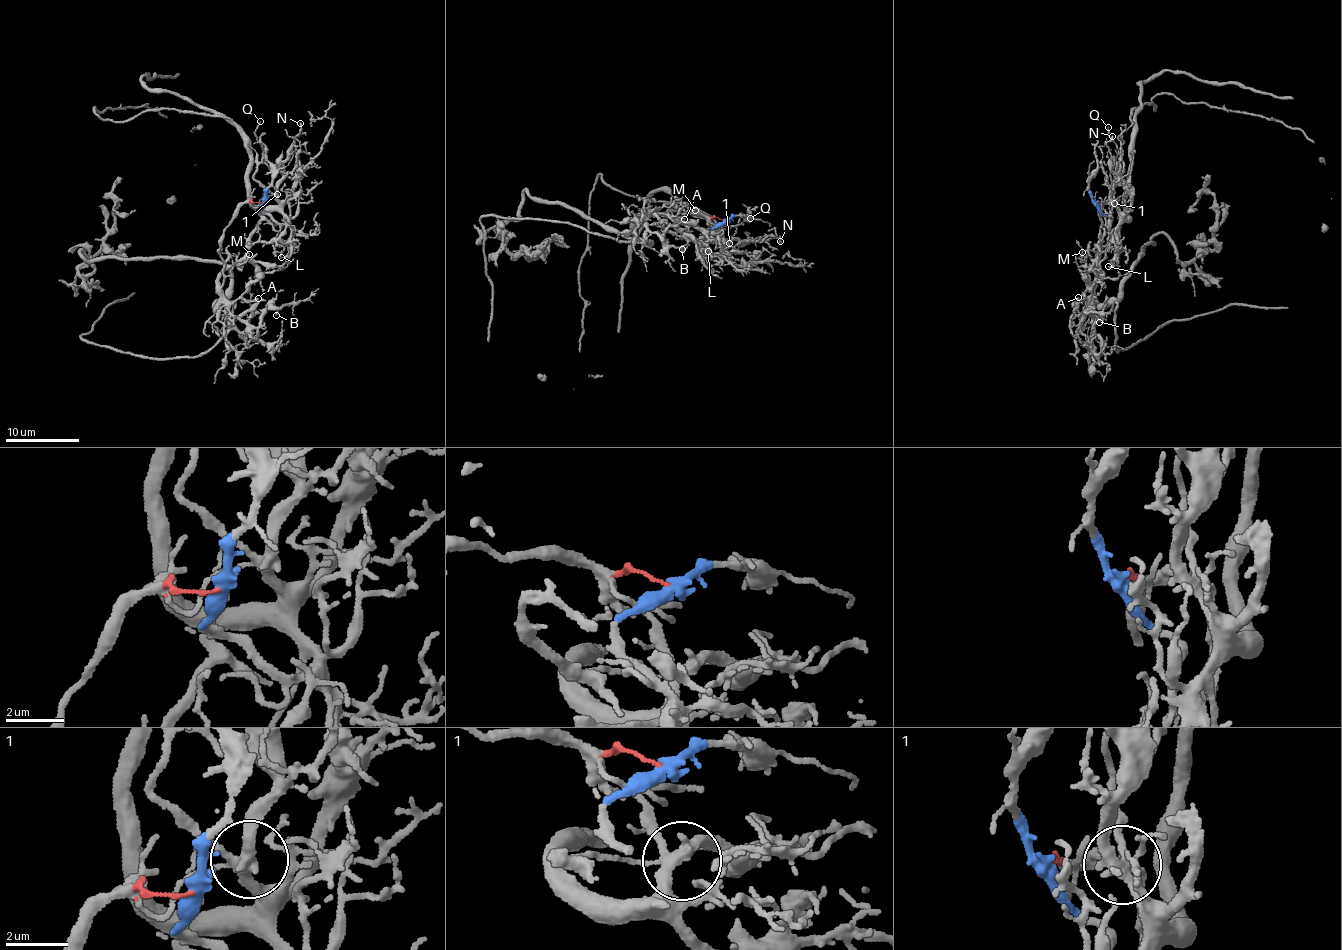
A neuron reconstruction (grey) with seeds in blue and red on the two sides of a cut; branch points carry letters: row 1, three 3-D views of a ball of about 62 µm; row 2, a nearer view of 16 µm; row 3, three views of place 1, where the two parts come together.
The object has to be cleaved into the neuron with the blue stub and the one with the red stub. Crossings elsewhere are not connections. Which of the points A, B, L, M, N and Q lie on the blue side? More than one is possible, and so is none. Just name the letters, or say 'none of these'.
L, N, Q

